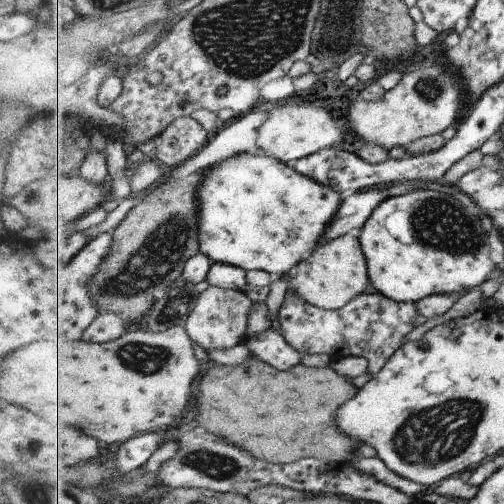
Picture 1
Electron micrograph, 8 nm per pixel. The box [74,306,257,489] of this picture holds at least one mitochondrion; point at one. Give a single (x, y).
(151, 359)

